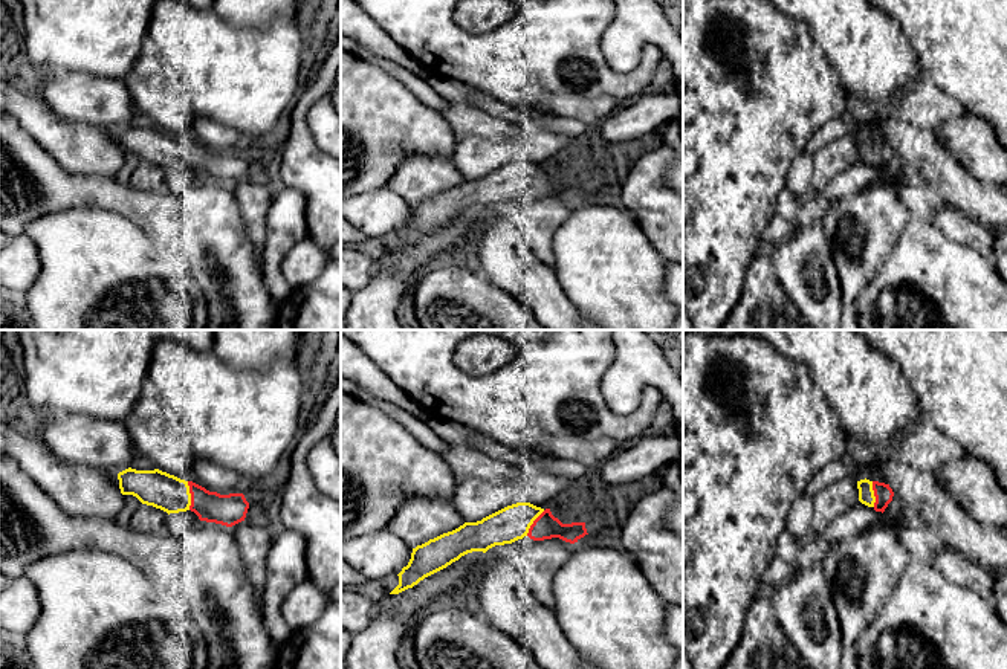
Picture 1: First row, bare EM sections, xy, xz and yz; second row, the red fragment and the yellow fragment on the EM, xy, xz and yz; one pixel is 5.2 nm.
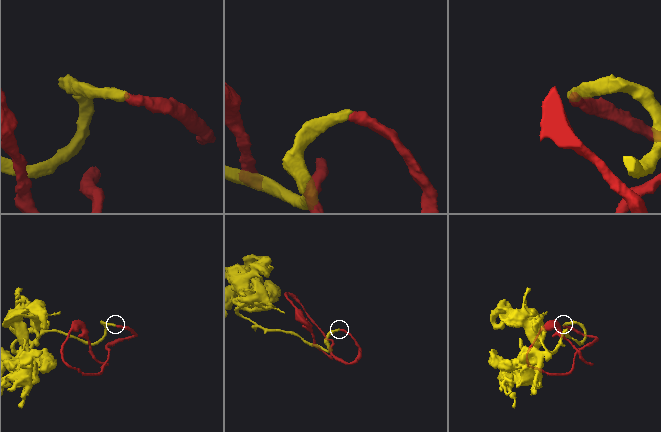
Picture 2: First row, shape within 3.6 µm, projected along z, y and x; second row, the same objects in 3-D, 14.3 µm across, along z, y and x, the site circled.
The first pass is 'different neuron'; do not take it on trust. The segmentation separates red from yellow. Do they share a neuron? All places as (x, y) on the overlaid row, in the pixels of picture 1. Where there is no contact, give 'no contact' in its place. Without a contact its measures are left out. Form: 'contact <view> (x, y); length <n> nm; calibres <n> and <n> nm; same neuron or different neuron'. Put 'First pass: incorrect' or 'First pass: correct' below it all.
contact xy (191, 495); length 150 nm; calibres 160 and 190 nm; same neuron
First pass: incorrect

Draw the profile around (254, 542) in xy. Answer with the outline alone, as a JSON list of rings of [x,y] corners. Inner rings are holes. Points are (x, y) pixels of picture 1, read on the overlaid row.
[[[248,521],[232,525],[231,532],[238,547],[246,577],[252,585],[258,614],[264,622],[263,591],[266,583],[266,559],[274,535],[267,530],[267,527],[252,525]]]

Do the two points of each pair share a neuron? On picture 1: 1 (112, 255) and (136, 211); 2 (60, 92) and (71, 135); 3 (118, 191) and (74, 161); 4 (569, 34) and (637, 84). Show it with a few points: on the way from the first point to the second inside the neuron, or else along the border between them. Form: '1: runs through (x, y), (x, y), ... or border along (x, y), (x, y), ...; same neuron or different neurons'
1: border along (97, 208), (119, 213), (148, 239); different neurons
2: border along (38, 96), (64, 118), (101, 127); different neurons
3: border along (61, 167), (72, 173), (115, 177); different neurons
4: runs through (586, 52), (619, 84); same neuron

